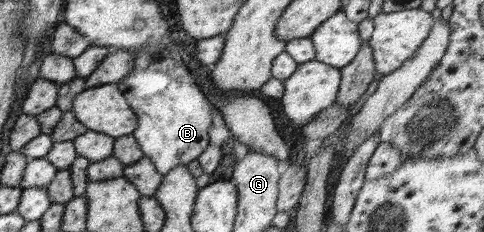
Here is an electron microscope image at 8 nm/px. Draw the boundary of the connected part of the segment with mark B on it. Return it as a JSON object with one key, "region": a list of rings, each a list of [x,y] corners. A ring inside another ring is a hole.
{"region":[[[146,43],[133,54],[136,58],[134,68],[130,74],[119,80],[117,87],[138,117],[138,126],[131,135],[137,140],[140,150],[154,163],[158,174],[164,176],[175,166],[187,165],[188,162],[197,160],[210,144],[208,129],[212,124],[212,104],[202,92],[200,82],[196,82],[194,74],[184,66],[180,58],[181,52],[175,48],[164,47],[158,43]]]}

